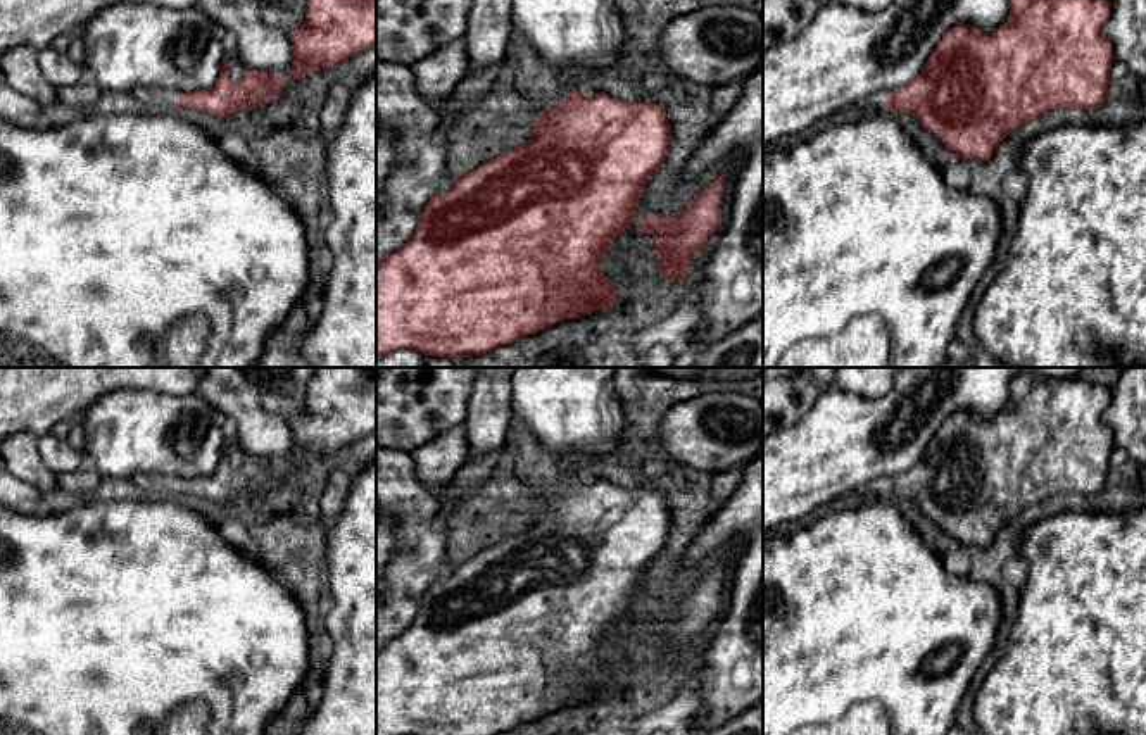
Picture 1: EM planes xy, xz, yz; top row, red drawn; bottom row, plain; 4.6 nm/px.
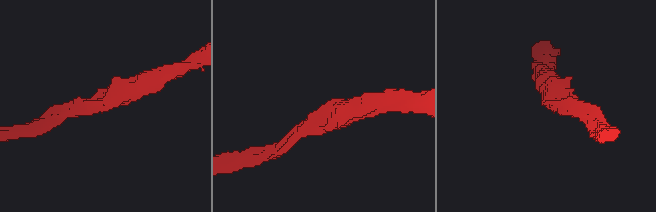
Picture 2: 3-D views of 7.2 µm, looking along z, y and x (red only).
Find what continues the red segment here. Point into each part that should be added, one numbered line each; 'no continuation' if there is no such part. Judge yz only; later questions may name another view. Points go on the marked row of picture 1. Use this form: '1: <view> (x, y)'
1: yz (875, 102)

